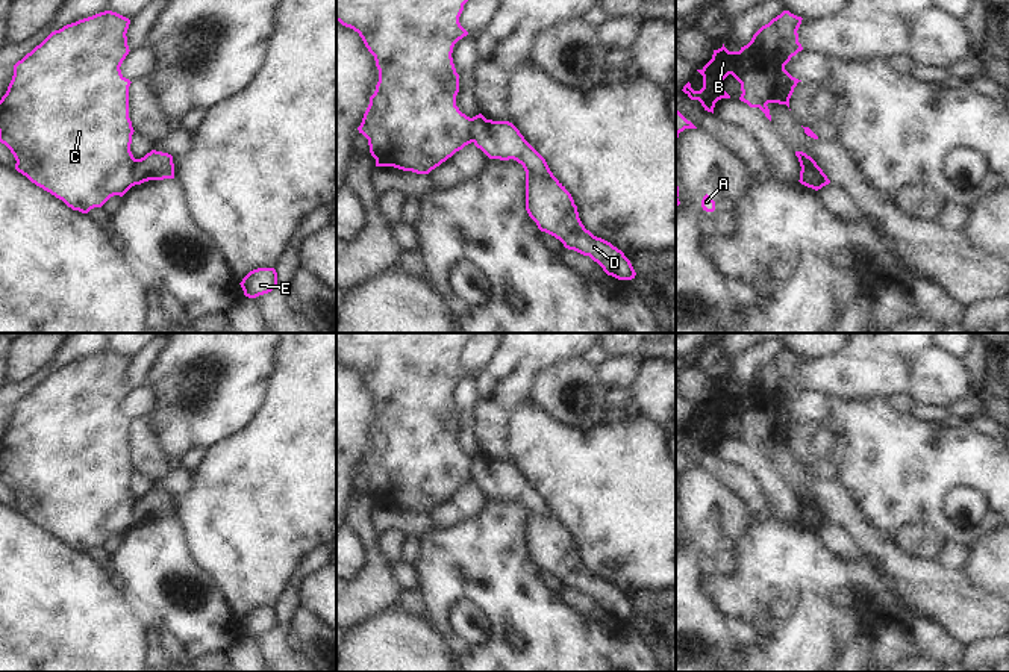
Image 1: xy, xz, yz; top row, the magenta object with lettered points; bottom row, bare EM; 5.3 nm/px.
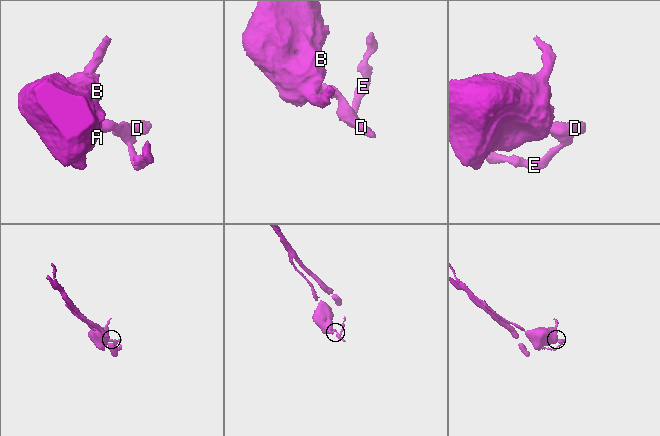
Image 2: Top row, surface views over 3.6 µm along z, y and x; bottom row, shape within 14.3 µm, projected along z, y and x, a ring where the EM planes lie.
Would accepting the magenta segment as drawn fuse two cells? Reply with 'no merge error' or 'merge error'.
merge error

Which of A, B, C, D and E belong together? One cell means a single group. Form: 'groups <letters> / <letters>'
groups A B C / D E

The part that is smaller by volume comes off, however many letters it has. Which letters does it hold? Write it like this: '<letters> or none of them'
D, E

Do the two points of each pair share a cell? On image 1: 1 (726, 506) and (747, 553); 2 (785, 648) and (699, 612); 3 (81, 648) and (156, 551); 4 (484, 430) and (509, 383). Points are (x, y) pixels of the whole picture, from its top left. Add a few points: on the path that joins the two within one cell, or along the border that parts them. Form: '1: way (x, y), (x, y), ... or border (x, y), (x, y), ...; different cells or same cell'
1: border (752, 513), (749, 527), (734, 539); different cells
2: border (759, 631), (752, 642), (741, 648), (740, 656); different cells
3: border (124, 589), (147, 616); different cells
4: way (491, 418), (493, 406), (499, 395); same cell

